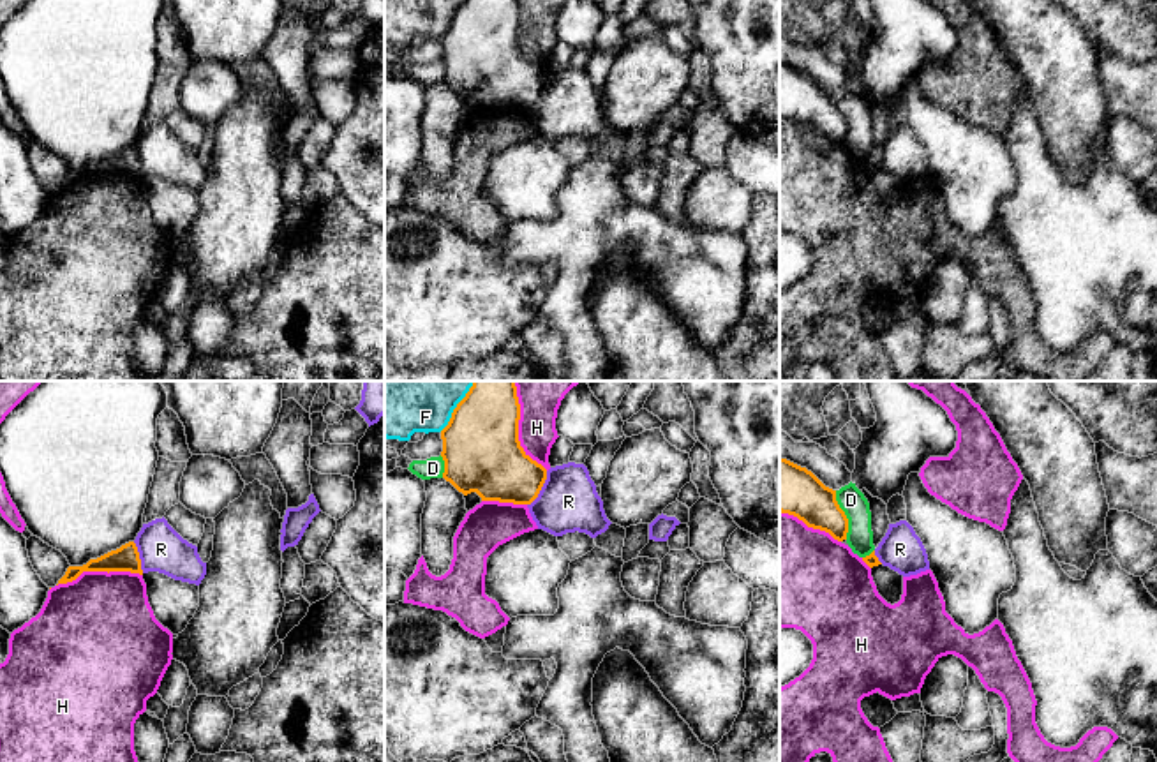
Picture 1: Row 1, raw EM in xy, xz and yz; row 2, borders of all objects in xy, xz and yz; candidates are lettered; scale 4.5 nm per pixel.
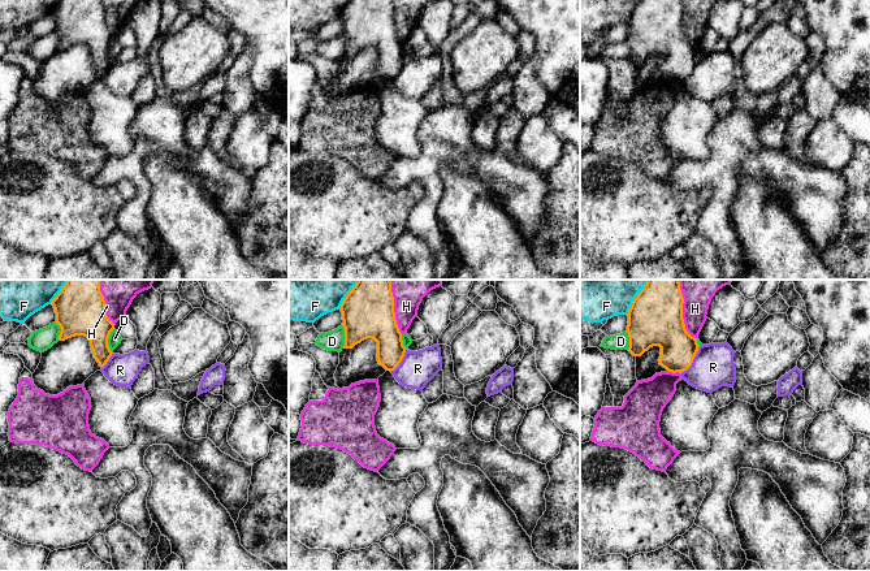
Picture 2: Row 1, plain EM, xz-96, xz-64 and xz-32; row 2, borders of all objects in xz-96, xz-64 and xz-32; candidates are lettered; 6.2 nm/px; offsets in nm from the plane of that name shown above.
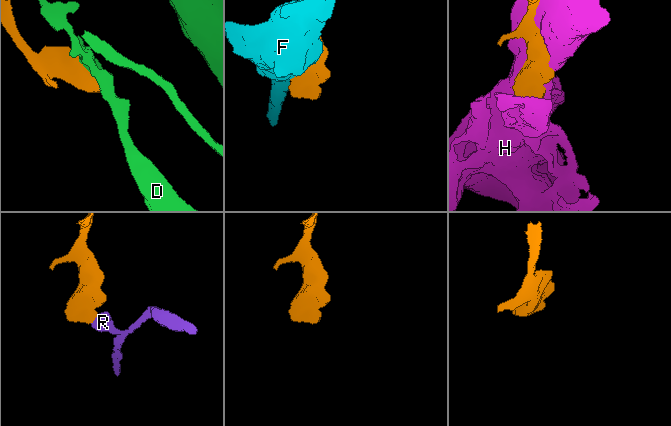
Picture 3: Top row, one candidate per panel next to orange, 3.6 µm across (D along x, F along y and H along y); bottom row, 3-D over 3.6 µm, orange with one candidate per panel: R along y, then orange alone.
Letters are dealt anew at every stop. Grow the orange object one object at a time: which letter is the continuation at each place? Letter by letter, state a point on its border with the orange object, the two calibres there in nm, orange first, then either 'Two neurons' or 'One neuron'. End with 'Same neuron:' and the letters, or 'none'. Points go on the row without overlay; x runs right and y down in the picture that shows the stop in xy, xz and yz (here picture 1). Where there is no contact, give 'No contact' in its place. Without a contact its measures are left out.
D: Touches orange at yz (845, 120). Thickness 220 nm (orange) against 120 nm. Two neurons
F: Touches orange at xz (452, 18). Thickness 360 nm (orange) against 200 nm. Two neurons
H: Touches orange at xy (99, 175). Thickness 120 nm (orange) against 480 nm. Two neurons
R: Touches orange at xz (540, 94). Thickness 300 nm (orange) against 280 nm. Two neurons
Same neuron: none

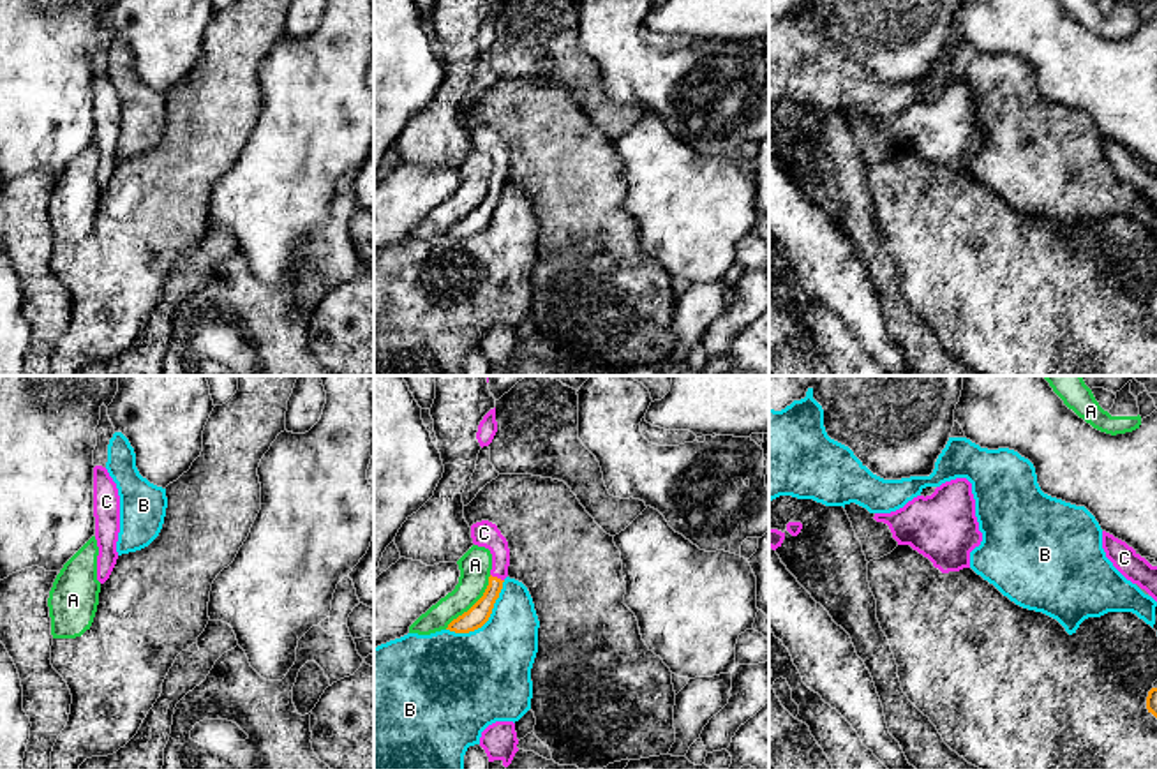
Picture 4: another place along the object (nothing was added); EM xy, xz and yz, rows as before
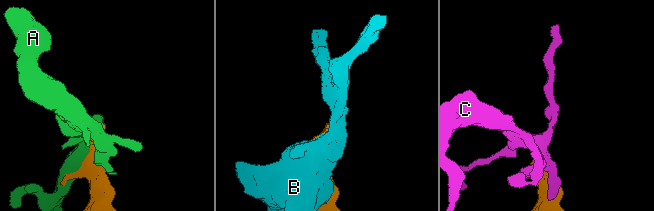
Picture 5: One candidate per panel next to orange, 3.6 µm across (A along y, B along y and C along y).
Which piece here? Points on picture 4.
A: Touches orange at xz (475, 209). Thickness 100 nm (orange) against 150 nm. Two neurons
B: Touches orange at xz (485, 226). Thickness 100 nm (orange) against 420 nm. Two neurons
C: Touches orange at xz (496, 182). Thickness 100 nm (orange) against 120 nm. One neuron
Same neuron: C

